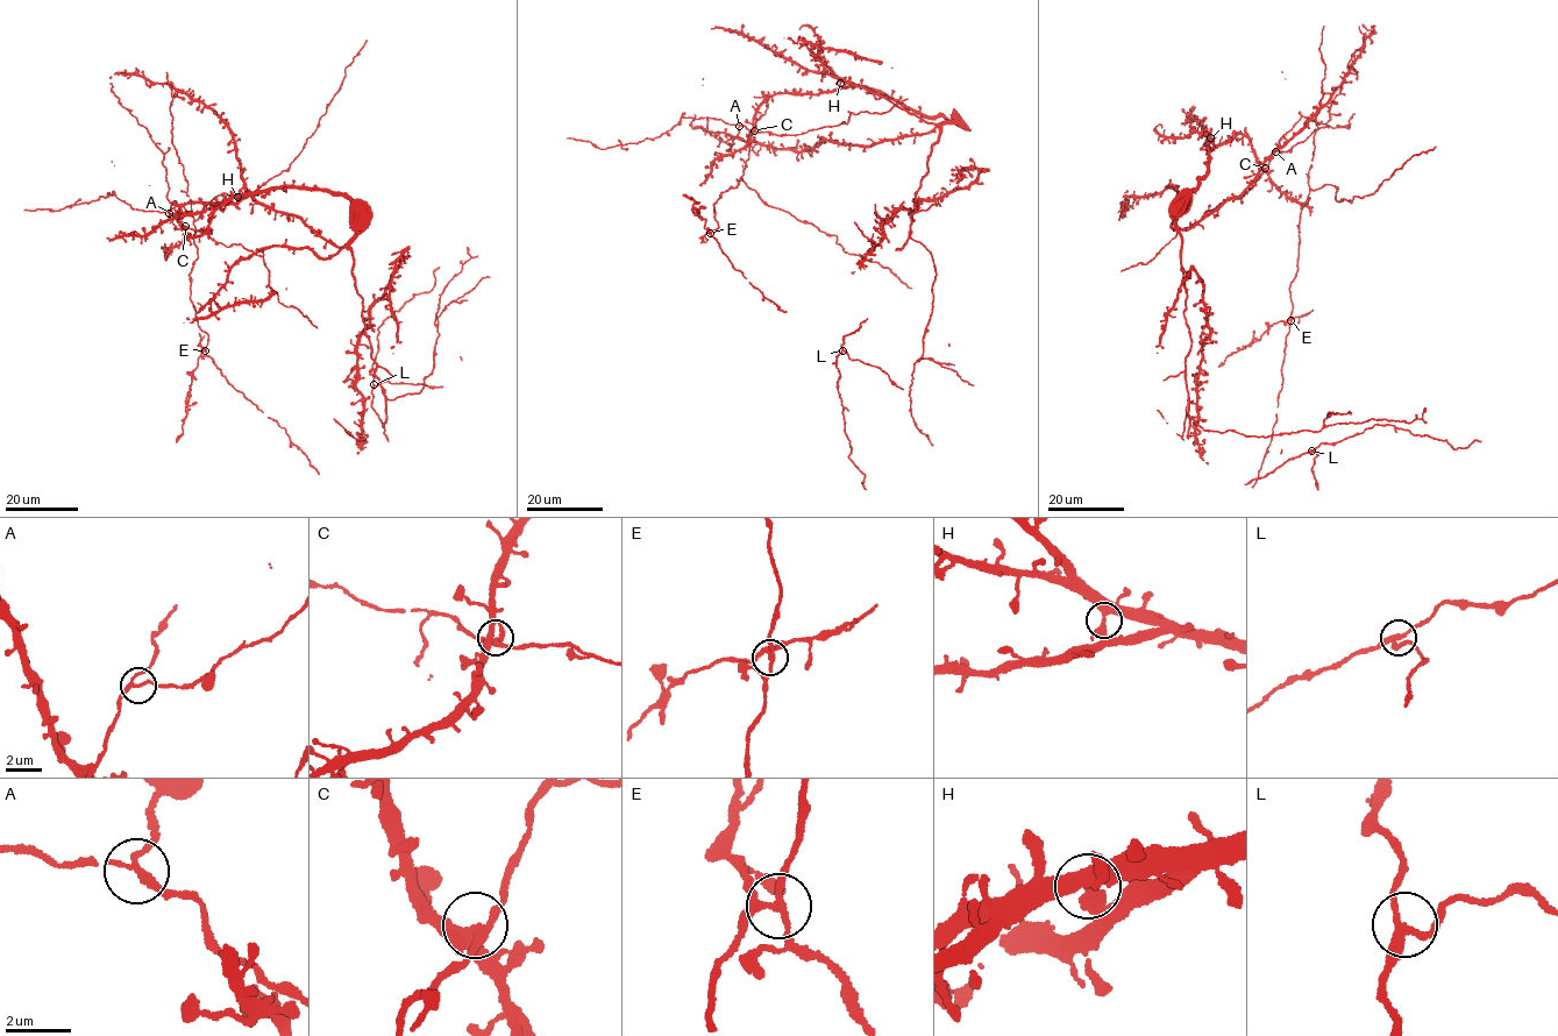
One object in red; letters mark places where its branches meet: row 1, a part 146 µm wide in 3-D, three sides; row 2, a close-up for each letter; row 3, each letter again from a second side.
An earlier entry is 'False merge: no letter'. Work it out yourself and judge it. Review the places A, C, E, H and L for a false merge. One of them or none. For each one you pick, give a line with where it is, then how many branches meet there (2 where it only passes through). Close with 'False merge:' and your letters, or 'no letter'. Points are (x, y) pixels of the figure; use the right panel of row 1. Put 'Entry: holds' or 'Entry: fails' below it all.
E: place (1290, 320); branches 4
False merge: E
Entry: fails

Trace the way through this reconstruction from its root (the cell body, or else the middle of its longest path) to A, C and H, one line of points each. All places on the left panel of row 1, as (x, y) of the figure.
A: (343, 194), (276, 187), (250, 192), (233, 203), (189, 201), (179, 208), (179, 224), (184, 227), (169, 213)
C: (343, 194), (276, 187), (250, 192), (233, 203), (189, 201), (180, 207), (178, 215), (179, 225), (185, 226)
H: (343, 194), (276, 187), (237, 197)

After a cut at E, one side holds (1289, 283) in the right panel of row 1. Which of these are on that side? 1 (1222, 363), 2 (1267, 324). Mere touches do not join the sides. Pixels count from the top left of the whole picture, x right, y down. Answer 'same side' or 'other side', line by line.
1: other side
2: other side

